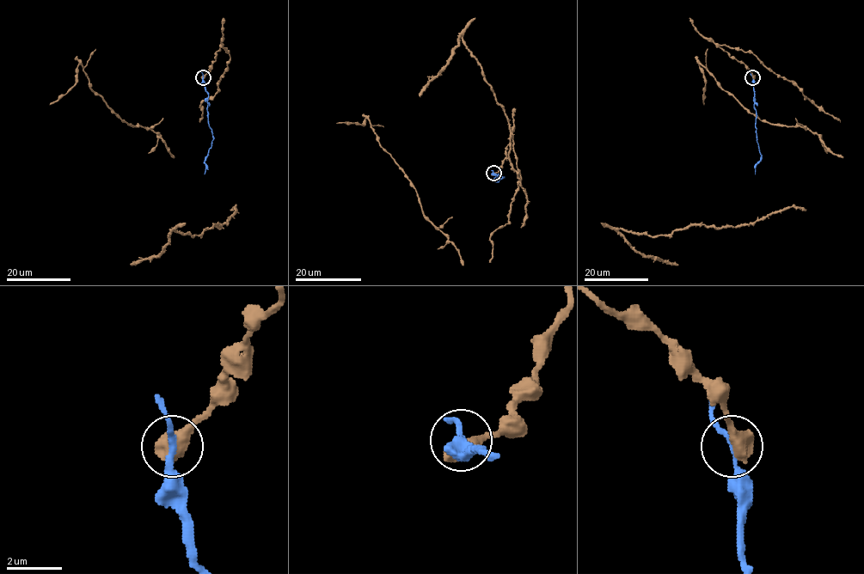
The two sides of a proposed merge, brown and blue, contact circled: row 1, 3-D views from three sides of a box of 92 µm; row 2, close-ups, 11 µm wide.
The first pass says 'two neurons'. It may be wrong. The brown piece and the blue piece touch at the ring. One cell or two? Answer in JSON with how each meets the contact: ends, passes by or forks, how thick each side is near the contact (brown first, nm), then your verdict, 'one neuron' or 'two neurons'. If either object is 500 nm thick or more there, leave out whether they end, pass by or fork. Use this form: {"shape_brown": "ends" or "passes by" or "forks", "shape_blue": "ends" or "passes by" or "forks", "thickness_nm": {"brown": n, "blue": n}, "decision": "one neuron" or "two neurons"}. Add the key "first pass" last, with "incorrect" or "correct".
{"thickness_nm": {"brown": 700, "blue": 190}, "decision": "two neurons", "first pass": "correct"}

